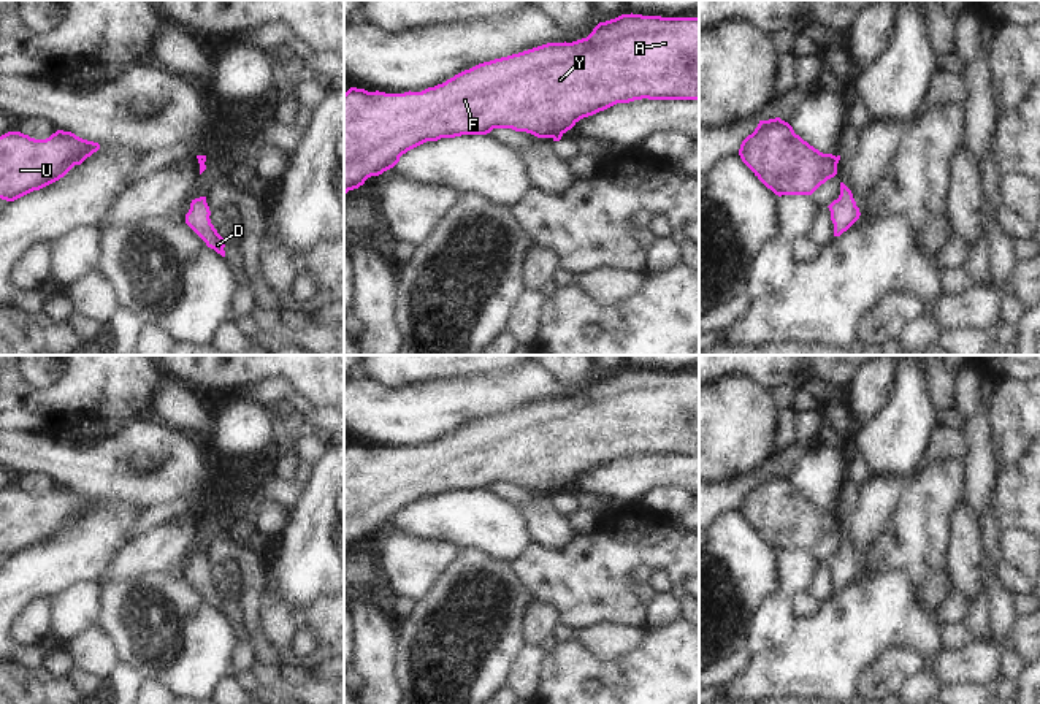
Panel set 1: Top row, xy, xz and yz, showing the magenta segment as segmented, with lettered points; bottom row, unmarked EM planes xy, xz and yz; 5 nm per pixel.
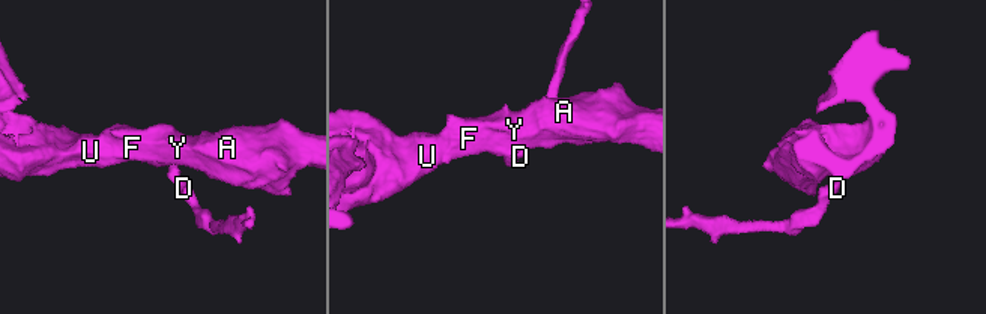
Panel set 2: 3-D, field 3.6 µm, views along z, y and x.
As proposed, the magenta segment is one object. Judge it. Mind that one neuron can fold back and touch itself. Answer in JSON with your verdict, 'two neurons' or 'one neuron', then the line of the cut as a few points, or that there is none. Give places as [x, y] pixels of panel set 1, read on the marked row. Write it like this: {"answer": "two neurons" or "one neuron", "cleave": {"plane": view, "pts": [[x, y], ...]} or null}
{"answer": "two neurons", "cleave": {"plane": "xy", "pts": [[197, 156], [200, 167]]}}

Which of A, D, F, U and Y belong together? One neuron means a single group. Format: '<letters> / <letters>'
A F U Y / D

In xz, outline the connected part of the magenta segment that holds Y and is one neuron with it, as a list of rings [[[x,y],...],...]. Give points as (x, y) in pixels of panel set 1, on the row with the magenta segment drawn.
[[[621,14],[599,22],[587,38],[484,62],[422,92],[350,87],[344,94],[344,195],[426,141],[493,128],[560,138],[583,117],[642,98],[699,100],[699,17]]]

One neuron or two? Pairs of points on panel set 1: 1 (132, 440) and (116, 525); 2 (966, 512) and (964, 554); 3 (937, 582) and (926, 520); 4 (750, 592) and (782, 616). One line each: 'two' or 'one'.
1: two
2: one
3: one
4: two

